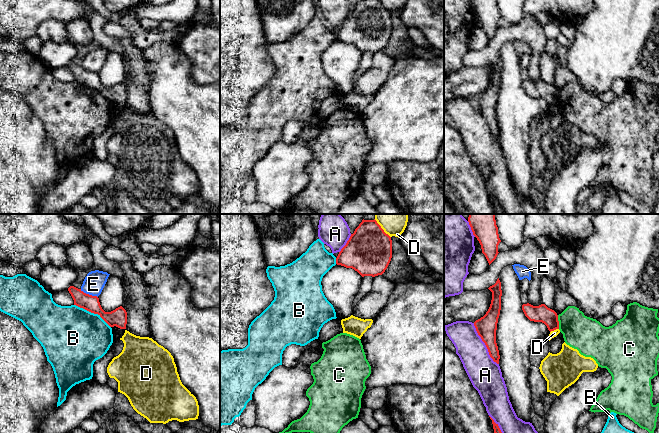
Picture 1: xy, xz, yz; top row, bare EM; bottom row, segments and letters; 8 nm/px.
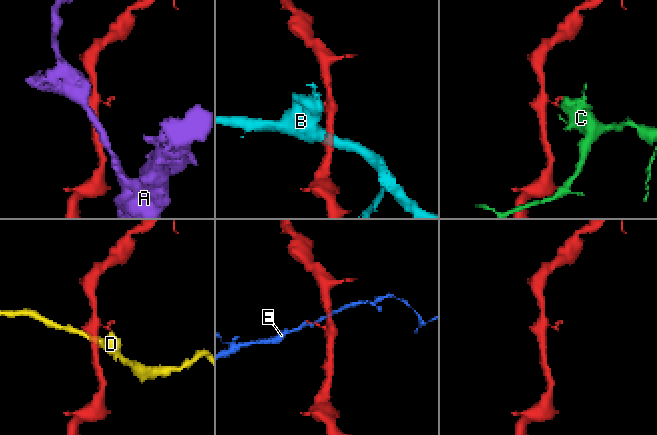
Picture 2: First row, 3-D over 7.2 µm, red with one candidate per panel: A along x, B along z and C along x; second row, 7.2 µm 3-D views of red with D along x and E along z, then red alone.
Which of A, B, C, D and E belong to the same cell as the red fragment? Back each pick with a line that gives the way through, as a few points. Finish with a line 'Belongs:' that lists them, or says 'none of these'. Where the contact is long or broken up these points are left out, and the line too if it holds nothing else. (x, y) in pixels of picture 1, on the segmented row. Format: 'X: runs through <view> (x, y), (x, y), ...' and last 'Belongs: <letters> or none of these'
Belongs: none of these

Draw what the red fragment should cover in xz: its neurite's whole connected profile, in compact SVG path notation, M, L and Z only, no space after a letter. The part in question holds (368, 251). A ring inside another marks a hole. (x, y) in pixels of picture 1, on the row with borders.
M362 220L359 226L351 234L346 245L341 249L336 264L346 268L352 268L362 277L382 275L387 269L392 258L392 240L384 232L381 226L374 220Z

